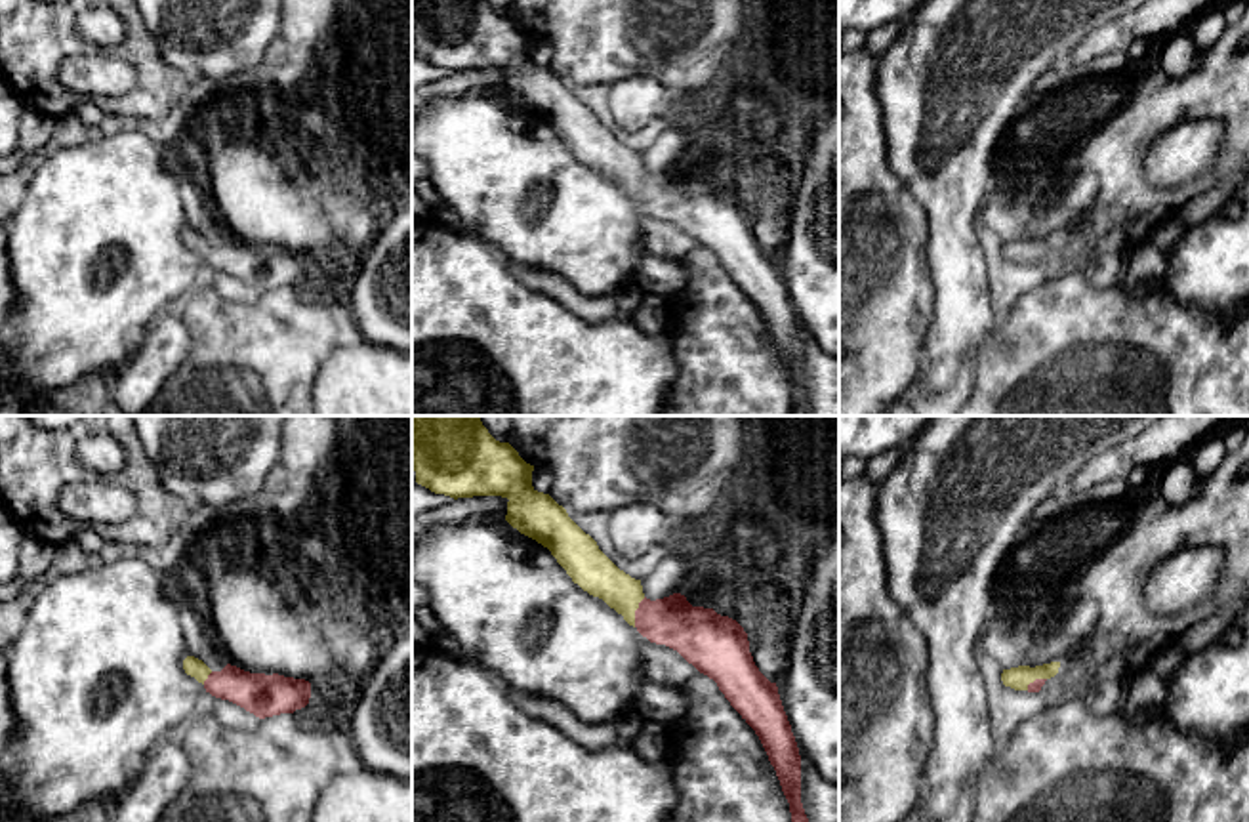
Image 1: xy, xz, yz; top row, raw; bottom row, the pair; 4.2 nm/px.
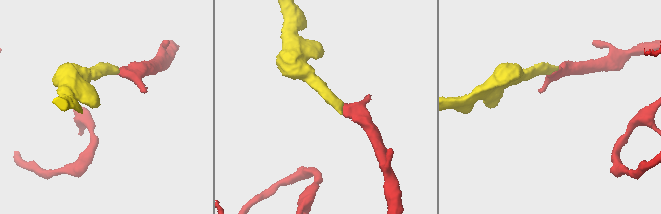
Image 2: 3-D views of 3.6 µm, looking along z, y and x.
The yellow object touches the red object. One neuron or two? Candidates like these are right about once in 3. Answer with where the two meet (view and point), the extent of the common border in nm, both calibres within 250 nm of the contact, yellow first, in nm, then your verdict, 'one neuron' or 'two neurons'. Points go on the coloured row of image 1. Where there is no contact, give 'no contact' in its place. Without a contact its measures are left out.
xz (634, 613) | 140 nm | 170/200 nm | one neuron

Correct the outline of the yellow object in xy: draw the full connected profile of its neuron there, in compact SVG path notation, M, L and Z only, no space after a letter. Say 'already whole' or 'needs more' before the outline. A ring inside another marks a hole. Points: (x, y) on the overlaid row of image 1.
needs more; M195 656L183 660L183 669L202 683L212 696L229 700L259 719L294 713L305 708L311 698L311 683L305 679L250 673L231 664L221 671L212 671Z

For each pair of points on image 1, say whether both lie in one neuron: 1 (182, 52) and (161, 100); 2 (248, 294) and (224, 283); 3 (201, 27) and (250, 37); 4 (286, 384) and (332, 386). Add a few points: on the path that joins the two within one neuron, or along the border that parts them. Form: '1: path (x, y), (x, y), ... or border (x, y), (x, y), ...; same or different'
1: border (149, 31), (159, 54), (193, 81); different
2: path (243, 292), (229, 287); same
3: path (212, 27), (239, 27); same
4: border (336, 348), (325, 359), (311, 395); different

